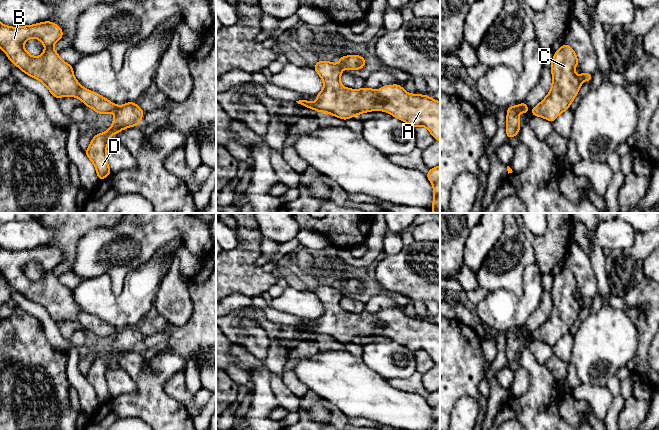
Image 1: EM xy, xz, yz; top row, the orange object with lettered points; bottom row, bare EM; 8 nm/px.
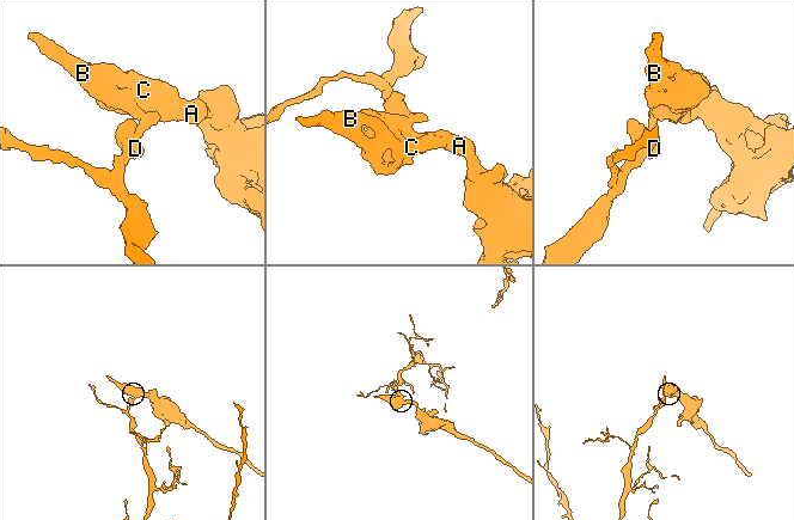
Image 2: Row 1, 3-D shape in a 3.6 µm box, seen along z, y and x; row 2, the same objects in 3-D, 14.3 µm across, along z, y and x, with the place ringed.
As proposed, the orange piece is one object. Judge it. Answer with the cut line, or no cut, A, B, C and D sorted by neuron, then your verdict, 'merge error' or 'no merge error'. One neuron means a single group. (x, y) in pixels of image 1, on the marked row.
cut yz (516, 105), (521, 111); groups A B C / D; merge error

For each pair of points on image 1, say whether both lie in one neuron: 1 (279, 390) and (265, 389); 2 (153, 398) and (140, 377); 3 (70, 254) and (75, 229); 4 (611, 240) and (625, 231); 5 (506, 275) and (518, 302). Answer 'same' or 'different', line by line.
1: different
2: same
3: same
4: same
5: different

